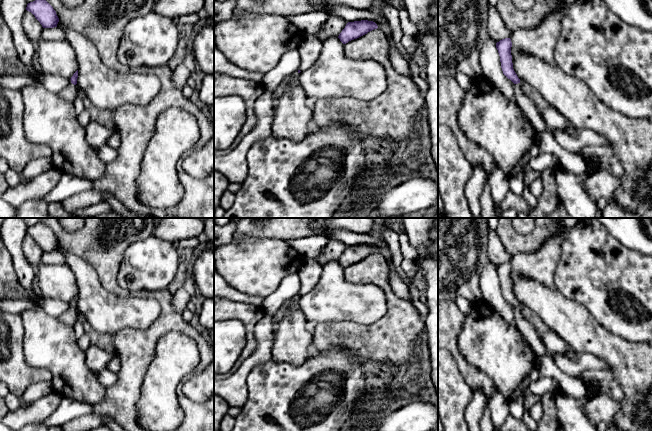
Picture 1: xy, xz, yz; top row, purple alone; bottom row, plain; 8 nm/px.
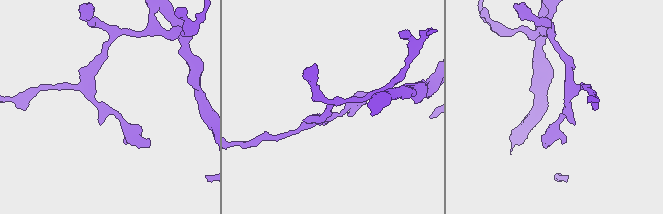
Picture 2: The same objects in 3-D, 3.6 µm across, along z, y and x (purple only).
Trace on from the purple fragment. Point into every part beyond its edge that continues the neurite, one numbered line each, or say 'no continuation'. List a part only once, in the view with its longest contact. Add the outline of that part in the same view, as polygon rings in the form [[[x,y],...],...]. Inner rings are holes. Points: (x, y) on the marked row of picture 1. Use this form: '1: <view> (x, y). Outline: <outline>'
1: xy (69, 94). Outline: [[[70,83],[70,85],[67,88],[61,90],[58,93],[58,95],[62,99],[64,99],[64,100],[66,100],[68,102],[74,103],[74,101],[76,99],[76,96],[77,96],[77,92],[78,92],[77,86],[72,84],[72,83]]]

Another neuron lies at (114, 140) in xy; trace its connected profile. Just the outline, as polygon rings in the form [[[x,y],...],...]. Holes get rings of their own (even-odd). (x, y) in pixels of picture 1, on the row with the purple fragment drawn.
[[[114,131],[113,134],[107,140],[106,145],[112,148],[118,148],[120,146],[121,137],[118,132]]]

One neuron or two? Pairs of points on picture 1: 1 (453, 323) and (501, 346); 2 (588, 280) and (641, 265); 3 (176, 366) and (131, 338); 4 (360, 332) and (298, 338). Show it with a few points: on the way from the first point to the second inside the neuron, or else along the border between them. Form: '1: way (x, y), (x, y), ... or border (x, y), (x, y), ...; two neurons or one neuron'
1: border (465, 316), (458, 338), (458, 350); two neurons
2: way (601, 279), (628, 278); one neuron
3: border (167, 333), (158, 338), (154, 357), (145, 375); two neurons
4: border (313, 334), (312, 349); two neurons

